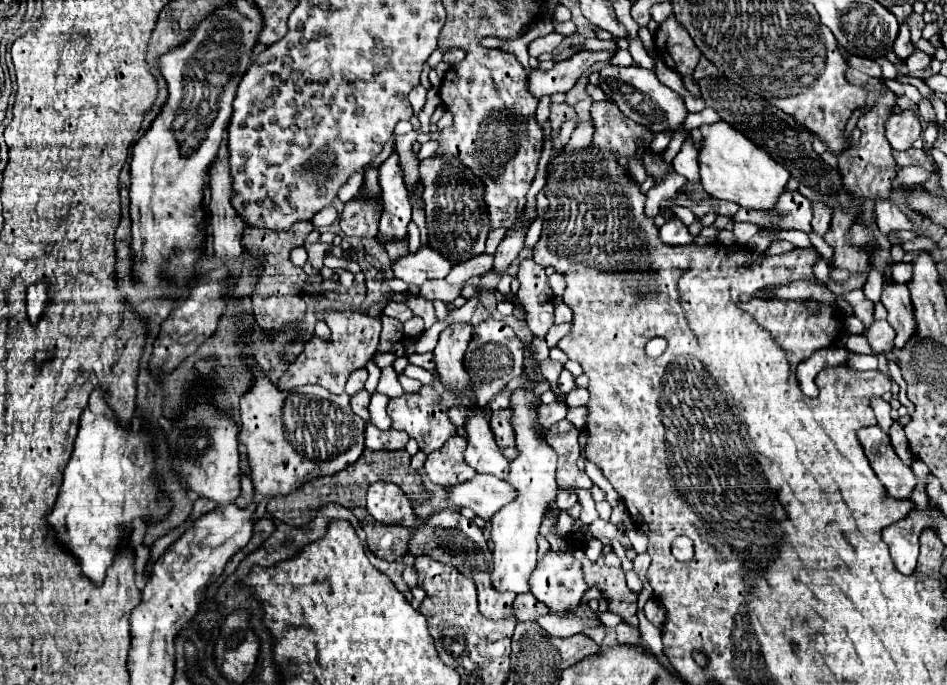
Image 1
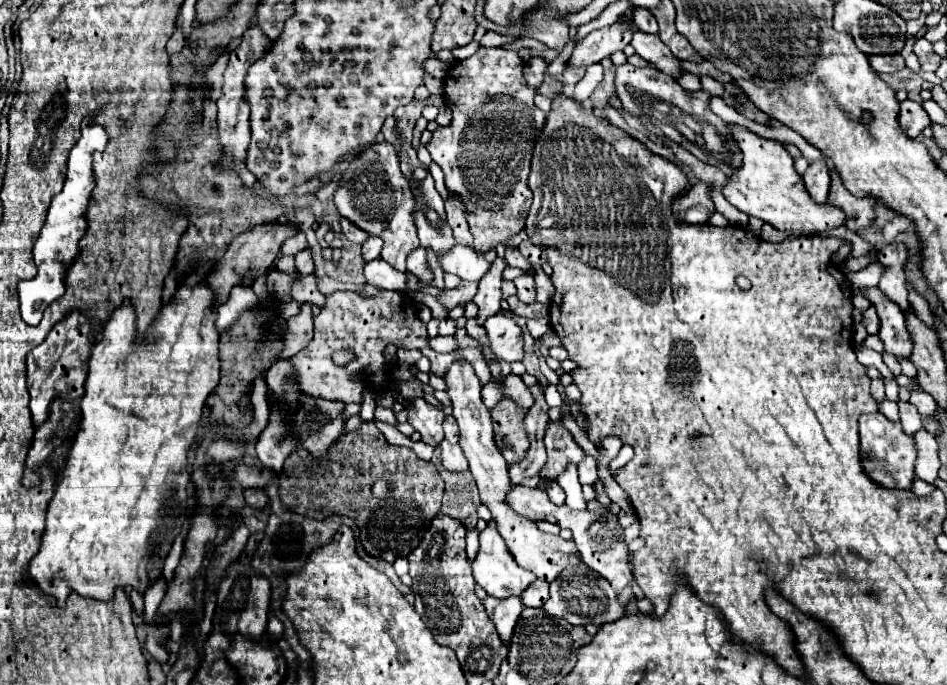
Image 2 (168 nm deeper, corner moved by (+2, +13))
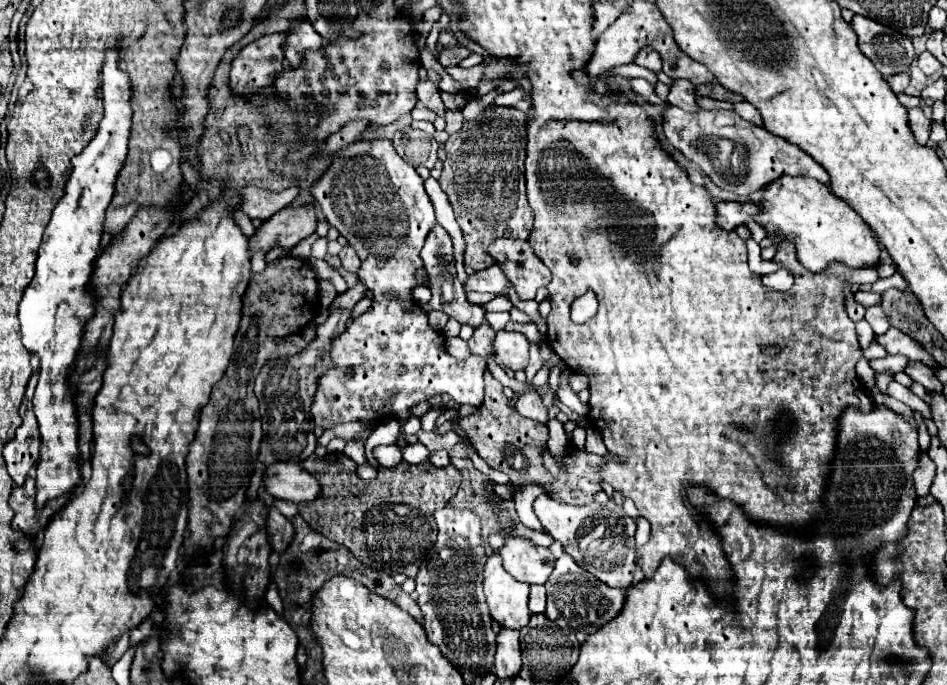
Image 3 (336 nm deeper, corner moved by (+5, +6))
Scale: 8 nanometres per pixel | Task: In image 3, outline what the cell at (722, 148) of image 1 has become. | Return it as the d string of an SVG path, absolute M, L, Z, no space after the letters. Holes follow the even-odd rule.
M783 176L763 188L765 200L759 204L761 214L757 222L767 228L771 236L785 234L785 242L797 246L799 262L811 272L825 272L833 262L849 268L877 268L881 258L881 244L869 224L827 186L813 178Z

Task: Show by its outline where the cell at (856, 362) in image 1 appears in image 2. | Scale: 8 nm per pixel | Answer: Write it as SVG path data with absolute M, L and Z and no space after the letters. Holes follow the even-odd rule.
M858 349L856 355L858 355L858 361L860 361L862 365L866 365L866 367L875 367L885 378L895 379L894 375L884 364L880 353L876 353L876 351L872 351L872 349Z

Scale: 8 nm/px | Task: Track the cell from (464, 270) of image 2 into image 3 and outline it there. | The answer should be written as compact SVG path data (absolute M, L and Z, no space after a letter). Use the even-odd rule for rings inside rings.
M499 266L485 268L477 272L475 276L469 276L465 282L465 290L477 290L477 292L491 292L495 296L505 296L505 288L509 286L509 280L501 272Z

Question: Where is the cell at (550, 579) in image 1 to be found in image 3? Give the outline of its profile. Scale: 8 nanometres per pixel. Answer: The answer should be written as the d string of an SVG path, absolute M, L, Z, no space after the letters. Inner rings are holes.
M499 512L499 518L501 518L501 524L505 526L501 534L507 536L507 544L501 548L505 570L519 582L545 584L555 564L555 558L551 556L551 552L547 548L531 544L529 540L511 536L513 526L509 524L507 514Z

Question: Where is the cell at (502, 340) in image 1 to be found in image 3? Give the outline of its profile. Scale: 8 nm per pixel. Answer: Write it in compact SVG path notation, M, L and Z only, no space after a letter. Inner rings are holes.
M497 332L495 336L495 354L501 364L513 372L525 370L529 364L529 340L521 332Z

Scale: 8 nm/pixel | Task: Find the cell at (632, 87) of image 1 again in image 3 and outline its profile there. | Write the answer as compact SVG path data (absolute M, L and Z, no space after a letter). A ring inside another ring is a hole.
M669 106L663 118L663 132L671 146L675 146L687 160L695 162L715 186L735 192L739 196L749 196L761 190L765 184L781 176L811 176L821 184L829 186L829 176L821 164L817 164L799 146L779 138L765 128L739 118L733 110L699 110L699 114L685 112L681 108Z

